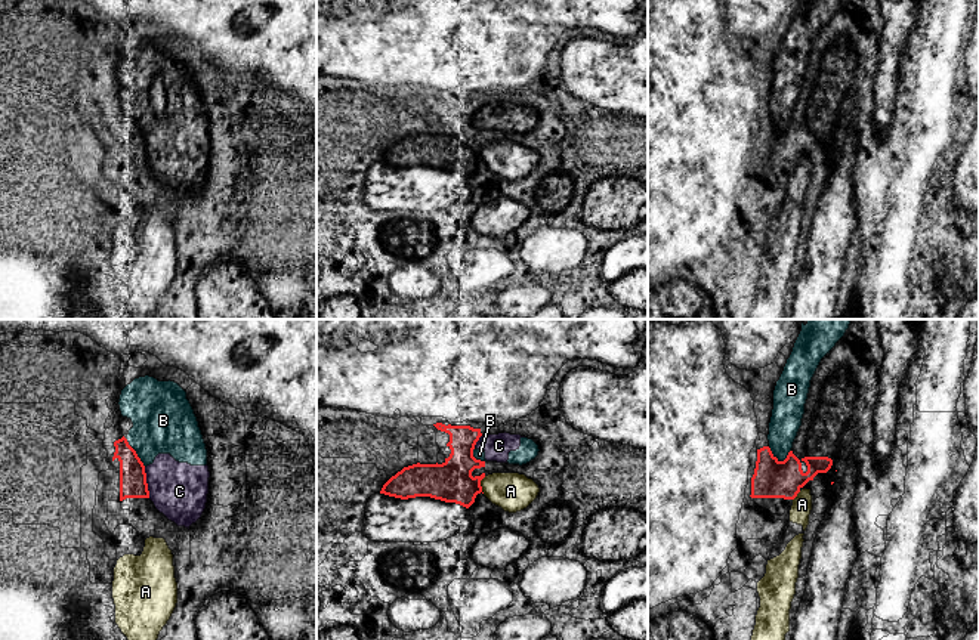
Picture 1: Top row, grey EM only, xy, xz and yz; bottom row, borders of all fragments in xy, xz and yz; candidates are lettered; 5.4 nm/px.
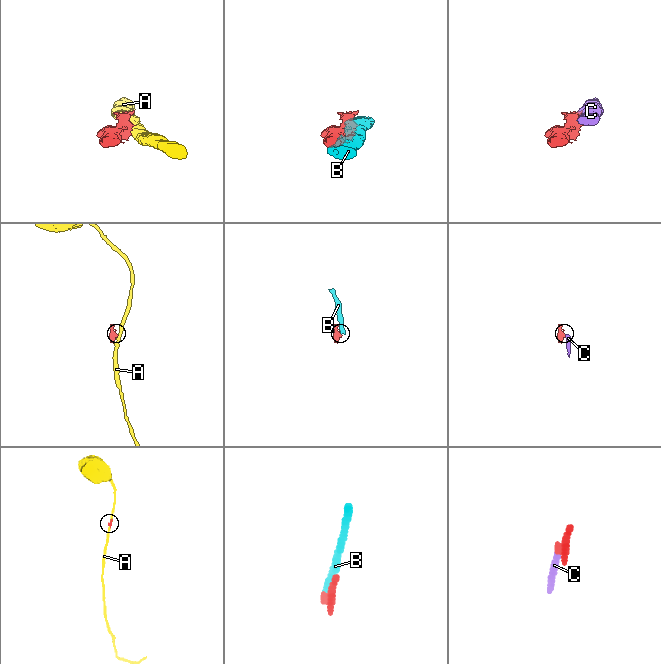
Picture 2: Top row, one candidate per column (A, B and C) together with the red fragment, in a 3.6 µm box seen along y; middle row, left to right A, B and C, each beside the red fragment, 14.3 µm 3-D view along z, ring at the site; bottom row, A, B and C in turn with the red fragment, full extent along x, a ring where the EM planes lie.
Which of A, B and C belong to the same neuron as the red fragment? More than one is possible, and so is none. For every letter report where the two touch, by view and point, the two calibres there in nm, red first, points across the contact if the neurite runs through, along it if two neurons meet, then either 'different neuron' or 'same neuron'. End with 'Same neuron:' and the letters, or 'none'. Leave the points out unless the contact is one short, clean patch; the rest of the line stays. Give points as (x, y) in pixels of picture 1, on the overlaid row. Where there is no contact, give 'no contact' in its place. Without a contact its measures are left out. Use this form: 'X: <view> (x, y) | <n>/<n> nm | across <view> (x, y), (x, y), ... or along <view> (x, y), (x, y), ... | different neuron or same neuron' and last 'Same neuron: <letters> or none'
A: xz (479, 485) | 220/200 nm | different neuron
B: yz (780, 461) | 200/170 nm | different neuron
C: xy (145, 482) | 140/300 nm | different neuron
Same neuron: none

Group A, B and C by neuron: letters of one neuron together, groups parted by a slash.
A / B C

